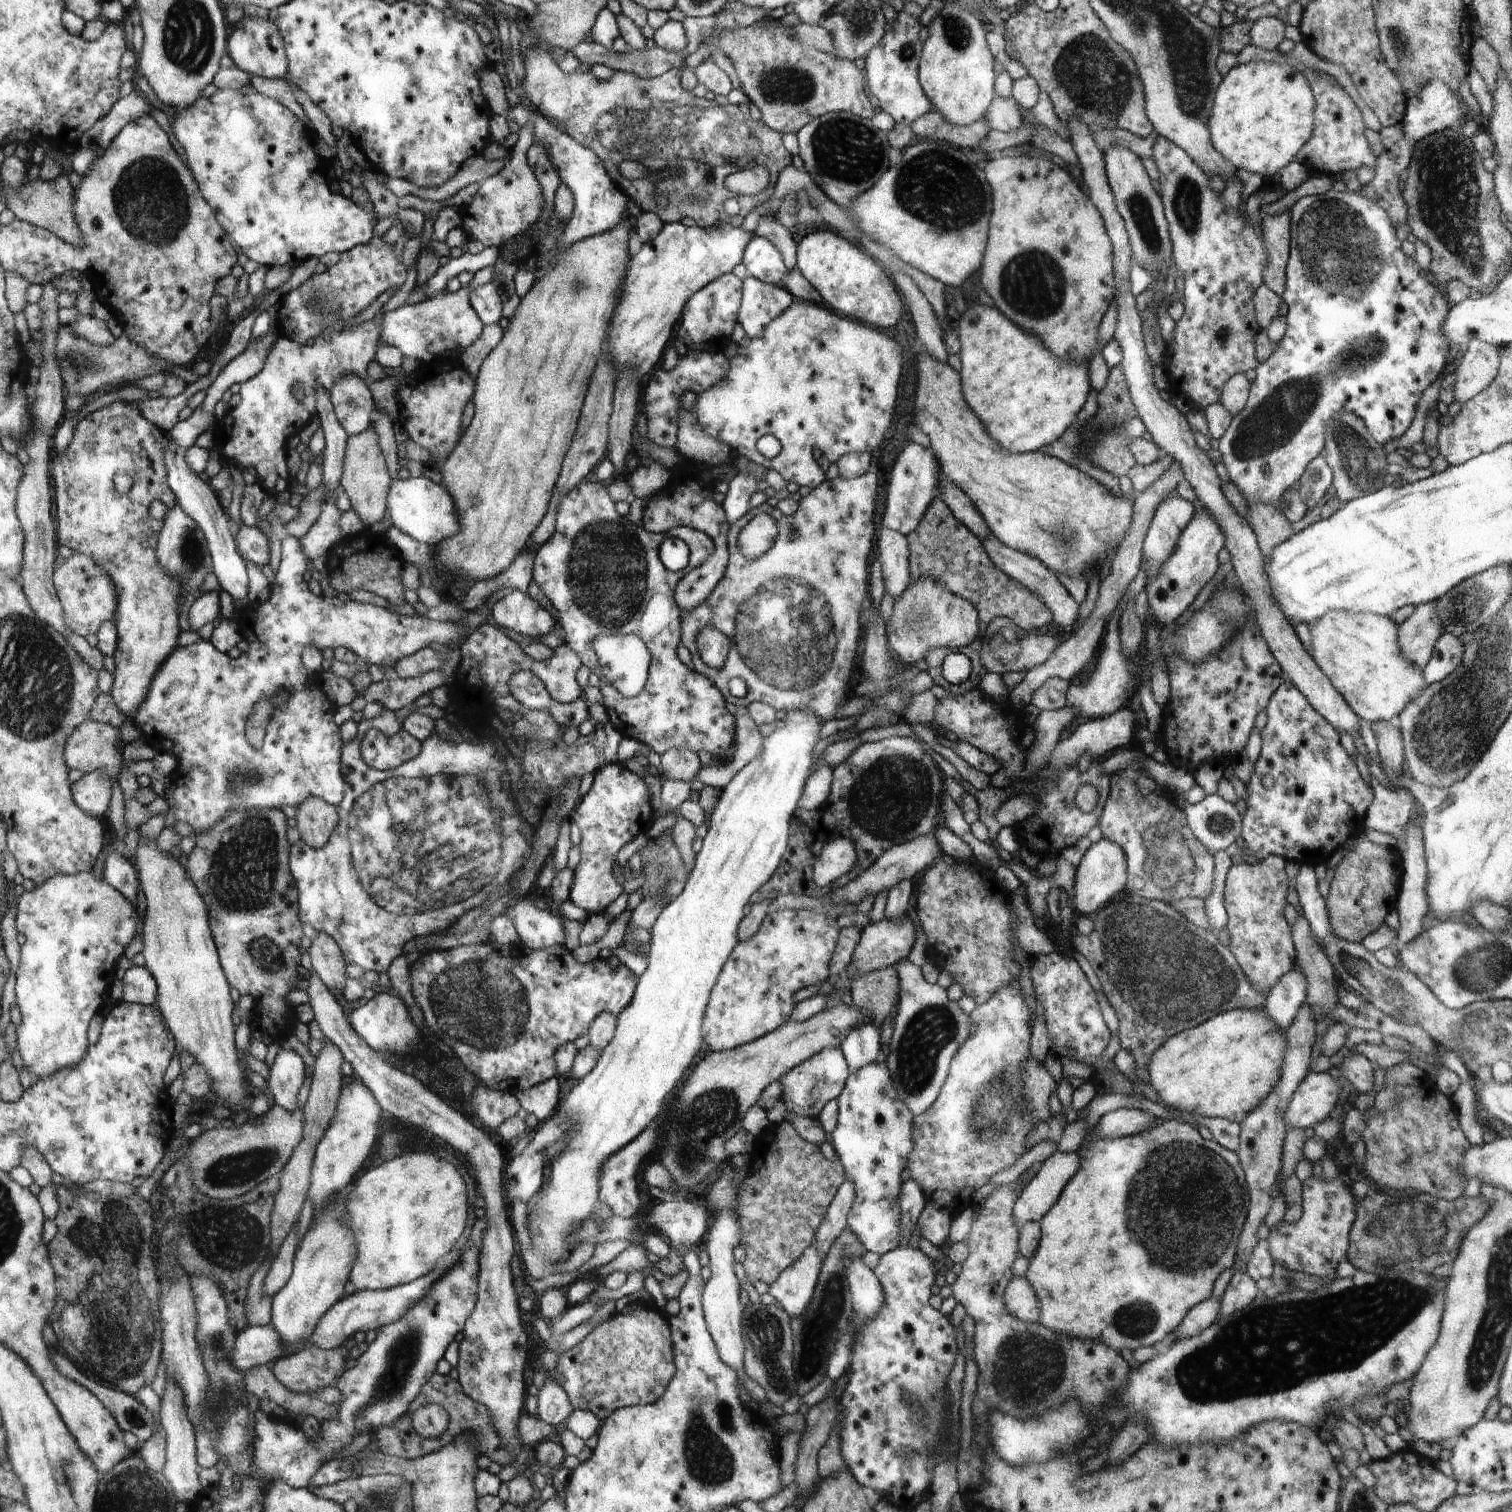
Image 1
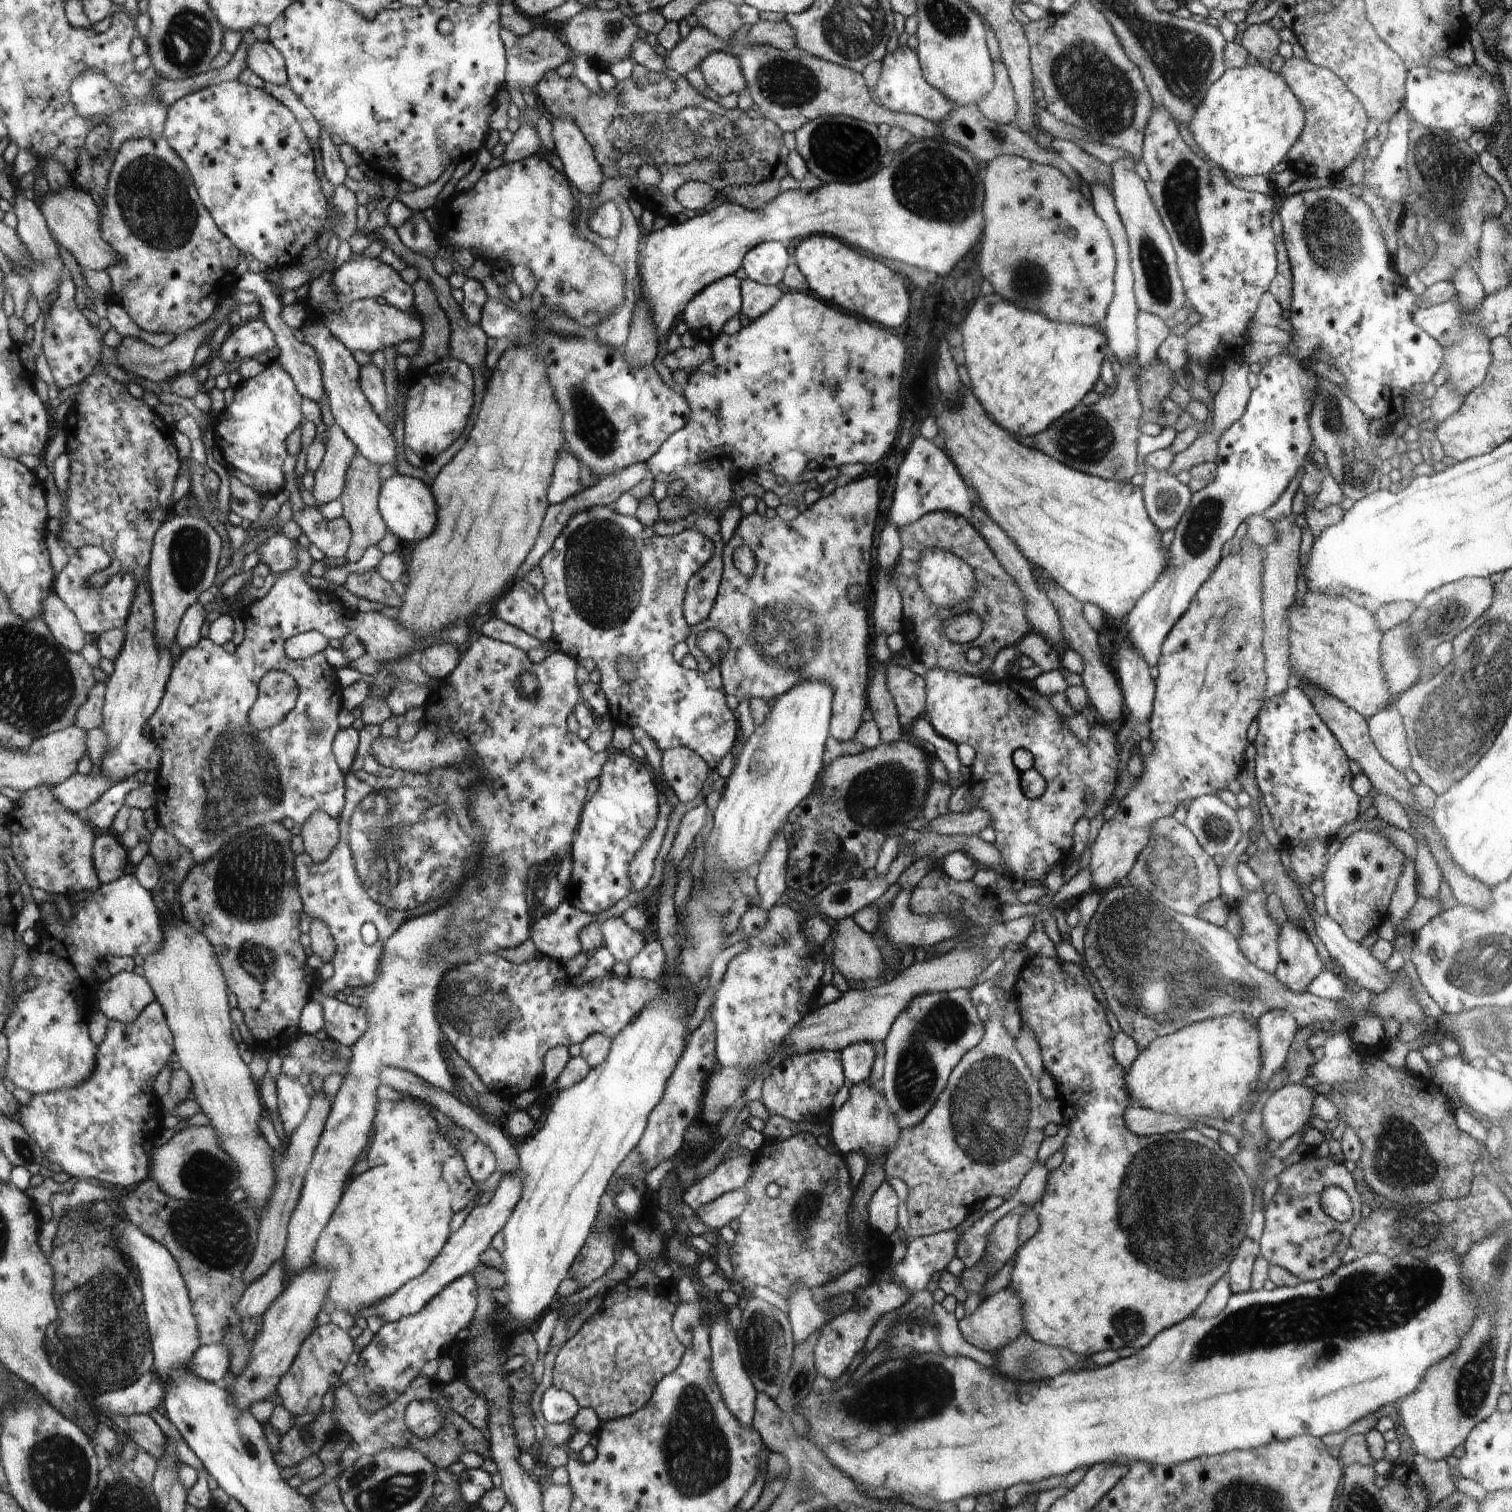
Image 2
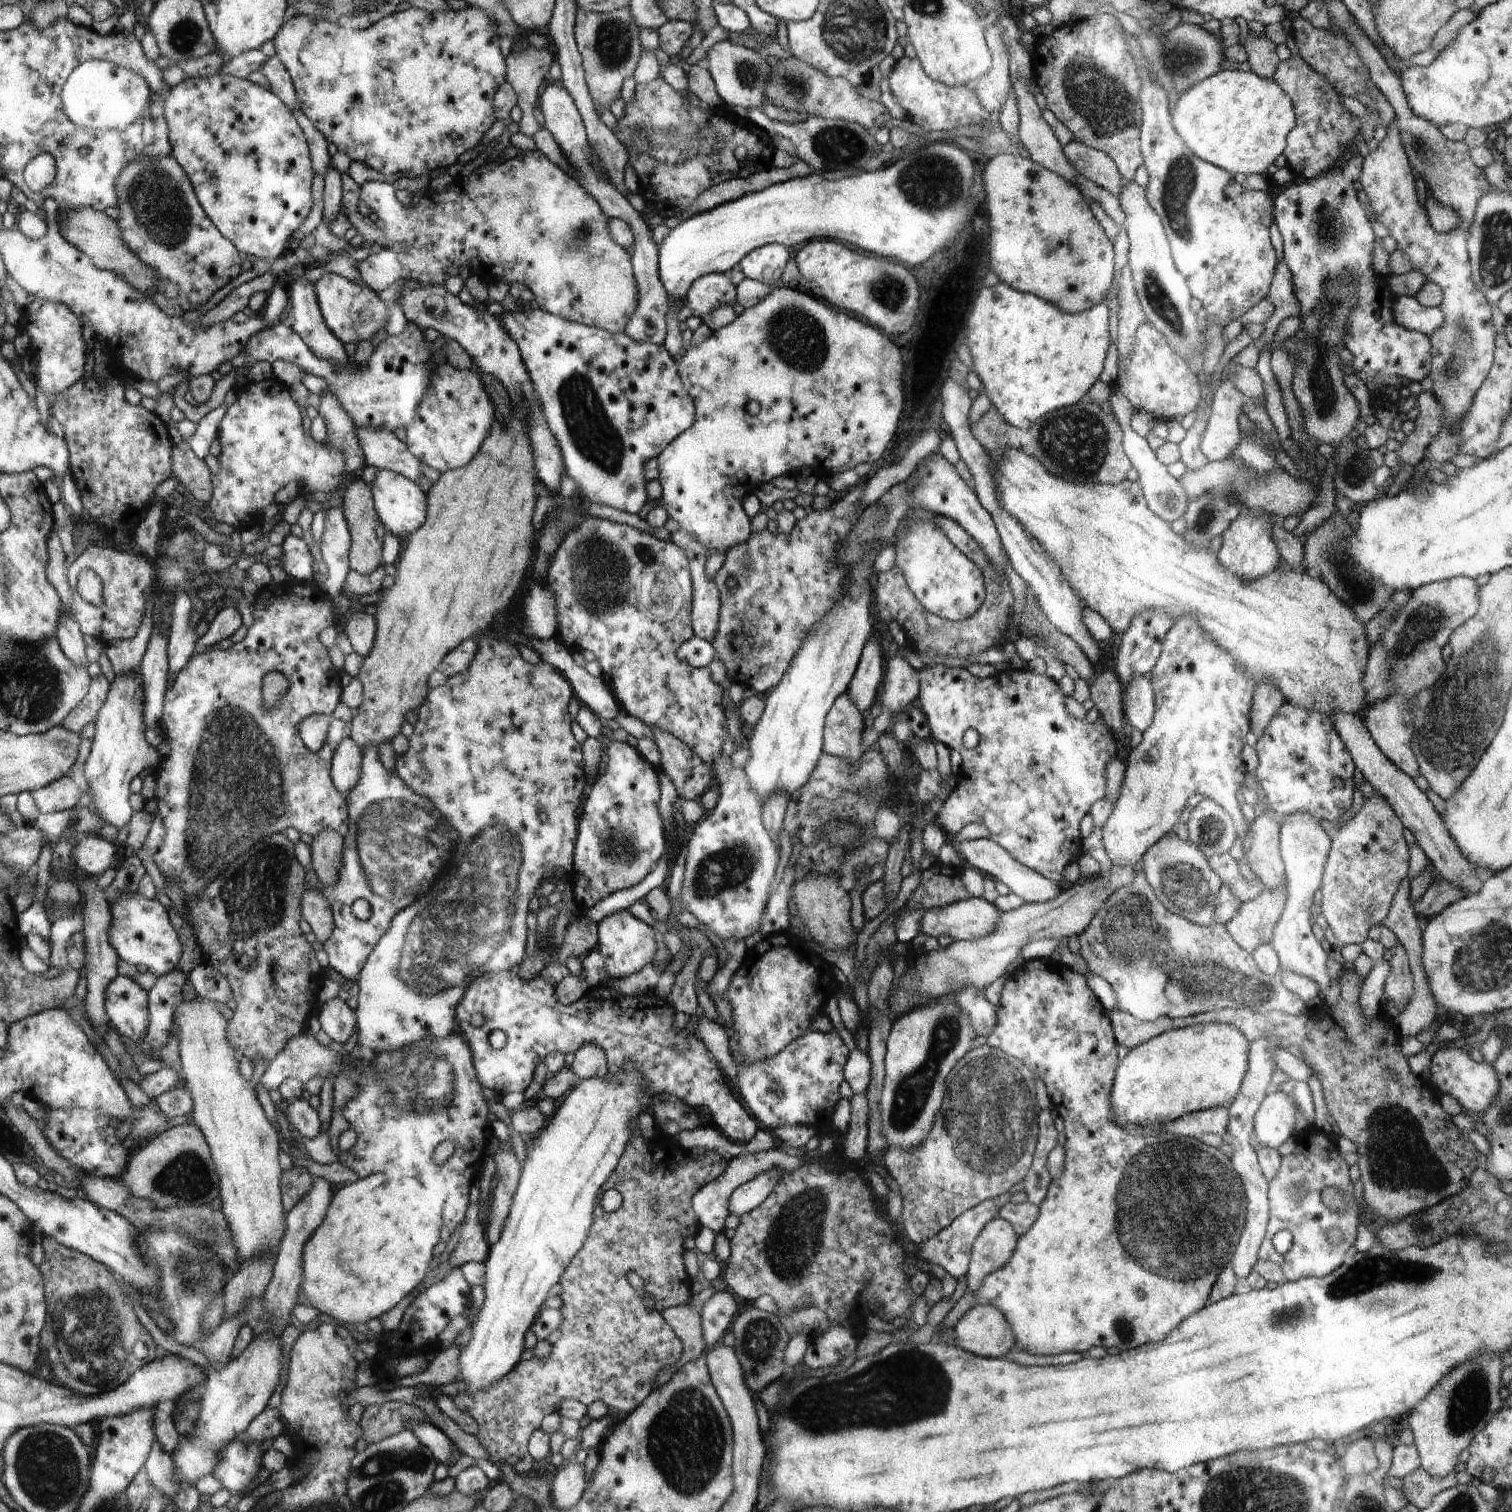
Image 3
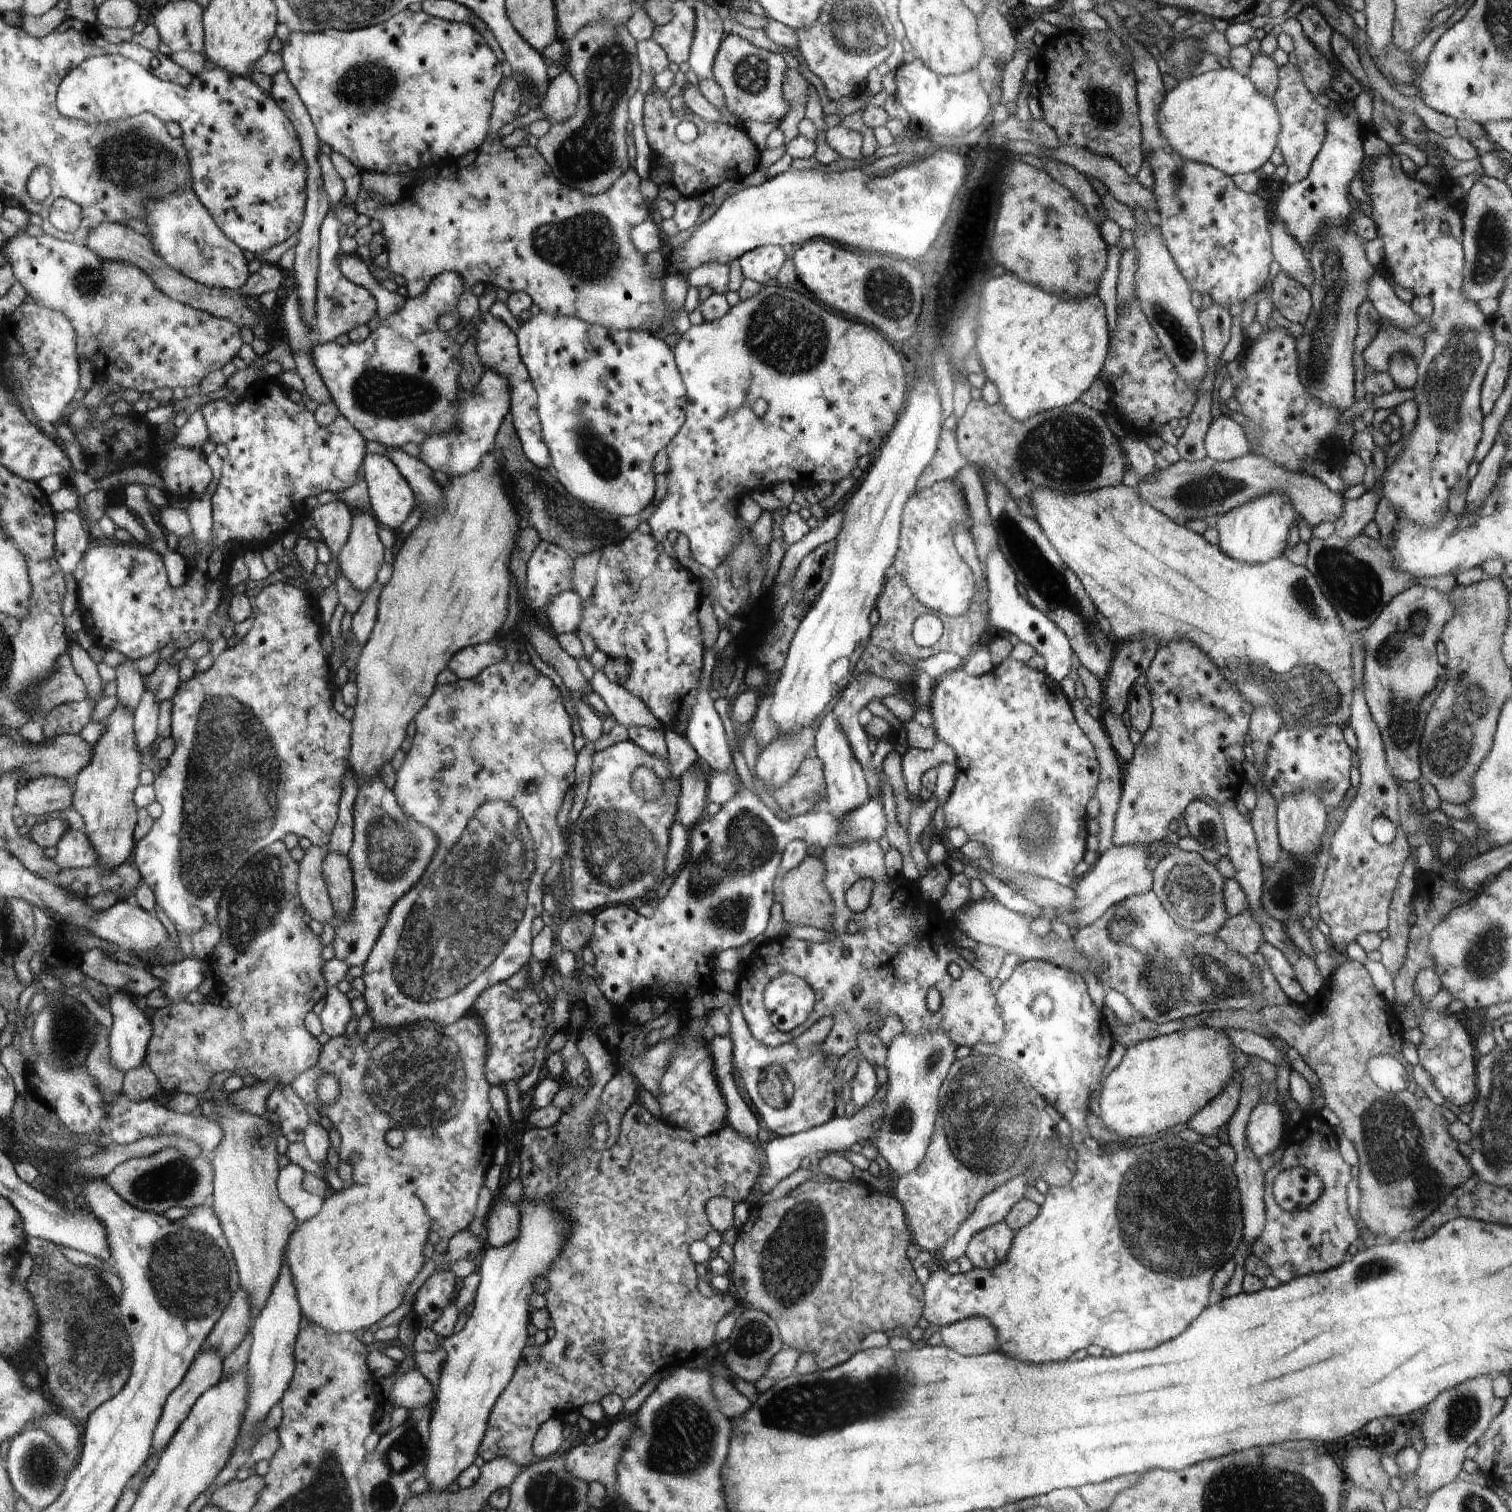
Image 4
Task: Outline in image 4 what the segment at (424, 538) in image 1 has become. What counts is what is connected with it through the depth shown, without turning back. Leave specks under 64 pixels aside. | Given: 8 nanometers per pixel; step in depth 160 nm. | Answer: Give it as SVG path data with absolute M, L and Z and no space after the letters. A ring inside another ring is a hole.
M368 453L362 464L361 477L367 482L370 506L380 525L394 530L409 520L417 504L415 493L407 479L400 474L397 466L386 455Z

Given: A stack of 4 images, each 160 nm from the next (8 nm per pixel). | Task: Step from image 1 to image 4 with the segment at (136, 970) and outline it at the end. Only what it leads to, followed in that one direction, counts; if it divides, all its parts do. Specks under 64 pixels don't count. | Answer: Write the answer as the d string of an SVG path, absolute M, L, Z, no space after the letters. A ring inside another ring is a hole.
M124 989L110 992L110 1004L110 1011L114 1016L113 1029L110 1031L113 1061L115 1065L128 1072L146 1063L153 1037L153 1018L146 1009L139 1005L136 996Z

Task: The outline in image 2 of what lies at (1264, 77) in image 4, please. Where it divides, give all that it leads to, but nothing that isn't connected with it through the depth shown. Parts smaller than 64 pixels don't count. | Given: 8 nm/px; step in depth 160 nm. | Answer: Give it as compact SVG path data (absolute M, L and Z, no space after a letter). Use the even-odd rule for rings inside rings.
M1269 23L1243 27L1239 41L1247 53L1255 57L1263 67L1268 67L1273 56L1278 54L1281 43L1279 31Z

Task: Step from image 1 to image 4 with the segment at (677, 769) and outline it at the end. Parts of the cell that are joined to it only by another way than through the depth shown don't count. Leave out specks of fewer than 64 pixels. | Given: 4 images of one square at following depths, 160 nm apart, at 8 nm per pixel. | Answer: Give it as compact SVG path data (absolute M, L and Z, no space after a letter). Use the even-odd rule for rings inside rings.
M597 670L590 681L593 692L600 696L601 700L608 706L612 713L612 718L618 720L626 728L652 727L660 730L664 734L665 727L648 710L642 699L635 697L627 691L621 684L610 681L603 671ZM705 769L684 771L680 777L682 780L682 792L679 794L679 813L676 818L690 831L706 816L707 798L707 774Z

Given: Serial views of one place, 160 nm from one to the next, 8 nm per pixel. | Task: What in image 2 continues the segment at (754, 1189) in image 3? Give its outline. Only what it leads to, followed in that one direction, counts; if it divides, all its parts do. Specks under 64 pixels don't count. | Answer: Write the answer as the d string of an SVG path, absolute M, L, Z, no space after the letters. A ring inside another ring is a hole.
M738 1189L722 1194L700 1210L696 1210L695 1214L706 1228L719 1231L723 1226L730 1225L731 1220L737 1219L746 1206L748 1194Z

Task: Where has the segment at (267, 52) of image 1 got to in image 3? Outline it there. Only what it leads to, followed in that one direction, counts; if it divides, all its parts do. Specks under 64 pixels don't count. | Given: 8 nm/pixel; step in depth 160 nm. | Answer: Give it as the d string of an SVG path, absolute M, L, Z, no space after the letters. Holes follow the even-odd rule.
M278 55L266 57L259 71L266 77L272 90L291 110L298 107L295 86Z

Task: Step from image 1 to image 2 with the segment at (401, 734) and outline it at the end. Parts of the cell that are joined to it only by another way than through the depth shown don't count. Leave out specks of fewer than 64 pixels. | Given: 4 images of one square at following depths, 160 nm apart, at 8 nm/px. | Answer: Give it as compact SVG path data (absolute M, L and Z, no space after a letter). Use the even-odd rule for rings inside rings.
M481 635L476 642L474 642L462 656L460 656L459 665L456 666L456 670L450 676L440 680L438 686L434 688L433 691L428 692L428 697L423 704L424 714L419 721L420 728L416 732L416 736L408 742L401 742L399 739L390 739L390 738L380 738L376 740L373 751L375 752L376 759L383 764L384 767L394 768L394 770L404 770L404 772L412 772L412 774L432 774L436 770L447 769L448 766L456 766L458 770L460 768L468 768L468 764L474 762L474 758L482 760L482 766L490 772L492 776L492 786L486 788L482 786L482 782L478 782L478 788L474 792L474 814L476 818L486 826L488 830L488 842L486 842L486 854L496 858L498 862L492 866L488 864L486 870L492 870L492 876L480 876L476 874L476 878L468 878L468 882L464 882L464 890L460 890L460 894L456 894L456 898L452 902L448 902L446 906L442 908L436 908L428 914L422 914L422 916L416 916L415 918L410 918L407 922L404 922L403 926L400 926L400 929L397 933L392 934L391 939L387 942L387 945L384 946L383 958L380 958L380 977L376 978L375 982L372 982L369 986L366 986L366 995L361 998L360 1008L364 1008L364 1012L367 1014L368 1029L364 1030L364 1035L359 1039L359 1042L356 1042L356 1045L353 1045L350 1050L352 1051L352 1058L350 1058L350 1063L348 1065L348 1074L343 1078L342 1086L340 1086L340 1091L334 1100L332 1100L331 1113L330 1117L327 1119L326 1129L323 1131L323 1136L319 1140L319 1144L315 1147L314 1157L311 1160L311 1168L307 1172L306 1184L303 1186L302 1197L299 1199L299 1205L295 1207L294 1213L291 1215L291 1223L287 1227L287 1249L284 1250L283 1259L279 1262L284 1268L287 1278L291 1276L298 1276L302 1273L304 1268L312 1265L314 1262L315 1247L319 1243L320 1234L326 1229L328 1222L331 1221L331 1218L335 1214L335 1210L339 1206L339 1202L343 1198L344 1189L347 1188L346 1180L360 1156L360 1152L366 1148L368 1142L368 1134L372 1130L372 1122L375 1122L376 1110L378 1109L378 1102L372 1102L372 1092L376 1092L376 1088L380 1086L380 1070L384 1070L390 1066L390 1068L400 1068L401 1070L406 1070L416 1074L419 1078L426 1080L431 1086L436 1086L441 1090L448 1091L449 1093L454 1092L455 1089L455 1080L452 1078L452 1073L448 1070L449 1061L447 1058L442 1056L440 1050L440 1044L442 1040L443 1026L437 1019L435 1014L435 1006L437 1005L437 999L439 998L439 991L441 990L441 983L447 978L448 974L452 970L459 969L460 966L464 966L468 962L476 962L476 958L480 958L482 954L497 954L498 949L514 949L524 942L526 938L530 938L530 916L528 916L528 908L526 908L525 894L526 894L526 882L528 882L528 872L530 869L538 866L540 860L551 860L555 863L560 861L561 858L565 857L566 854L572 851L572 846L575 844L575 835L576 830L579 830L580 821L582 820L583 806L587 805L586 795L589 782L594 780L594 778L599 778L599 775L603 771L604 764L608 761L608 756L612 752L612 748L609 748L608 751L604 752L595 752L588 747L588 744L582 742L574 732L568 730L568 714L572 712L574 704L578 704L578 696L580 696L580 690L576 686L576 670L578 670L578 664L574 662L574 658L571 658L568 654L563 654L561 651L554 651L552 654L547 655L545 660L542 660L540 664L534 664L528 659L527 652L520 650L519 647L512 646L512 644L500 642L498 640L488 638ZM530 673L536 676L538 680L539 691L538 694L528 698L527 695L523 695L519 691L519 682L521 677L524 674Z

